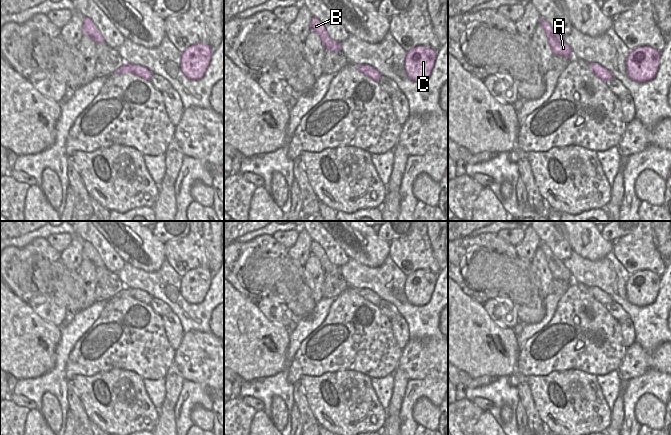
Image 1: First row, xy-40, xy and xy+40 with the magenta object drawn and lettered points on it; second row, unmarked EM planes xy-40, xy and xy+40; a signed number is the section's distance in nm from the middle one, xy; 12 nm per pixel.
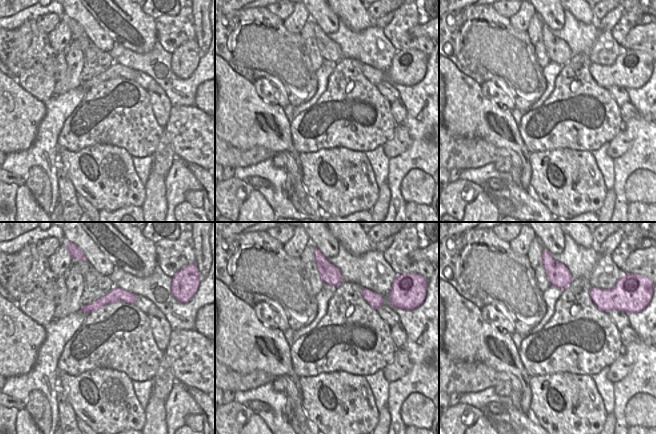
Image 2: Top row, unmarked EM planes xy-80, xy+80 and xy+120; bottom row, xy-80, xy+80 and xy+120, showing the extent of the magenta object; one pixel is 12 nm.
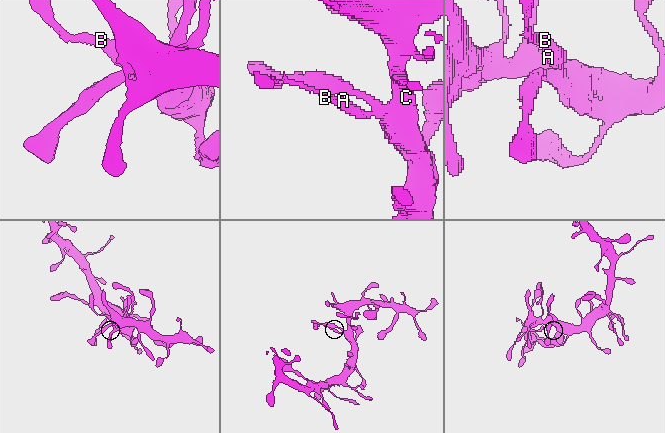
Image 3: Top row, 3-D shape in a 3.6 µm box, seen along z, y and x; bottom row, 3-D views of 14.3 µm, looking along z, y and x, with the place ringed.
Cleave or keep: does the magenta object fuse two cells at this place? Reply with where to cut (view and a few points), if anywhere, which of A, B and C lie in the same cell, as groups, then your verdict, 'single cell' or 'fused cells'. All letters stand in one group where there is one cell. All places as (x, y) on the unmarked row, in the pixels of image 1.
no cut; A B C; single cell

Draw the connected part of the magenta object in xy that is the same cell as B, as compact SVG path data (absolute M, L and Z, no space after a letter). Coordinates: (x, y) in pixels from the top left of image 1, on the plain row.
M312 242L310 252L319 259L326 274L341 275L341 267L338 267L329 261L324 249L317 242Z

